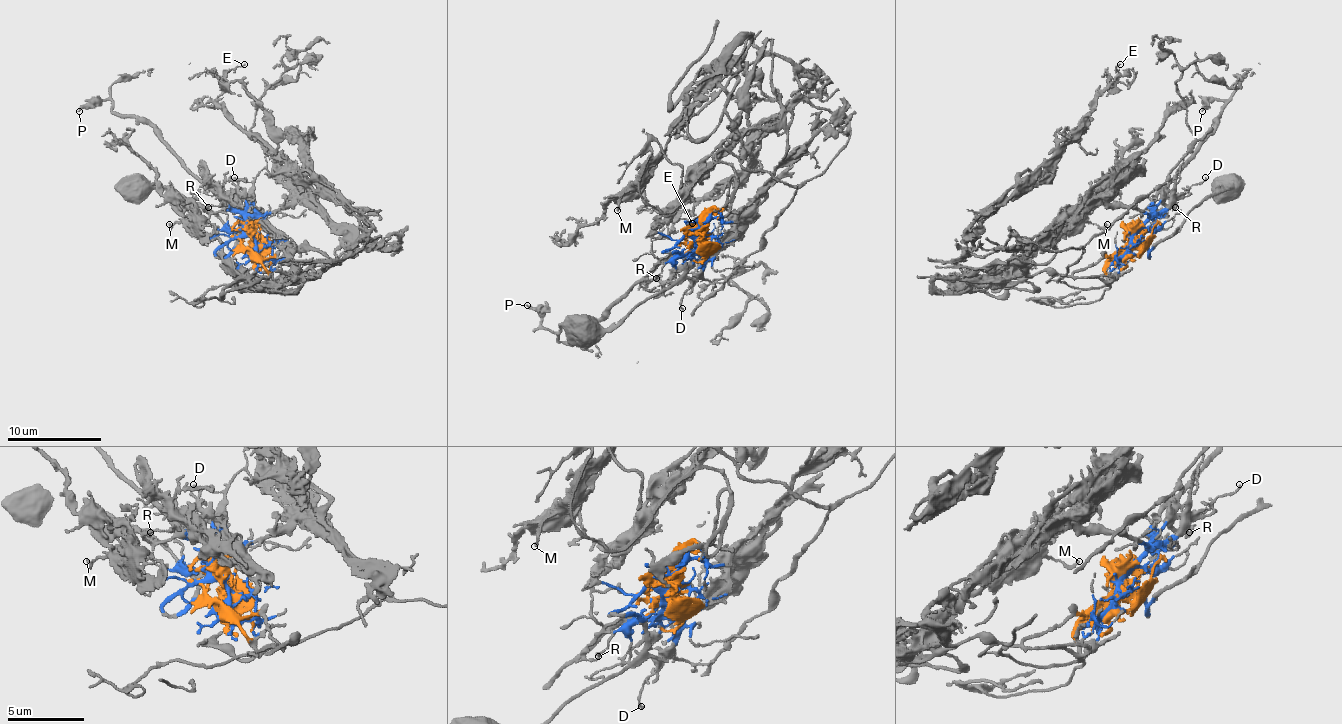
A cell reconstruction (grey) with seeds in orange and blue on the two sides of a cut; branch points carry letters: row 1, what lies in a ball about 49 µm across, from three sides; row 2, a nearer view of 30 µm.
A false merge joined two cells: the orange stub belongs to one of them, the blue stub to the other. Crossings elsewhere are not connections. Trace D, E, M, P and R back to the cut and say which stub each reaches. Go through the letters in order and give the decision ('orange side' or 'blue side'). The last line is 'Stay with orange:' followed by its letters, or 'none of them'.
D: blue side
E: orange side
M: orange side
P: blue side
R: blue side
Stay with orange: E, M

